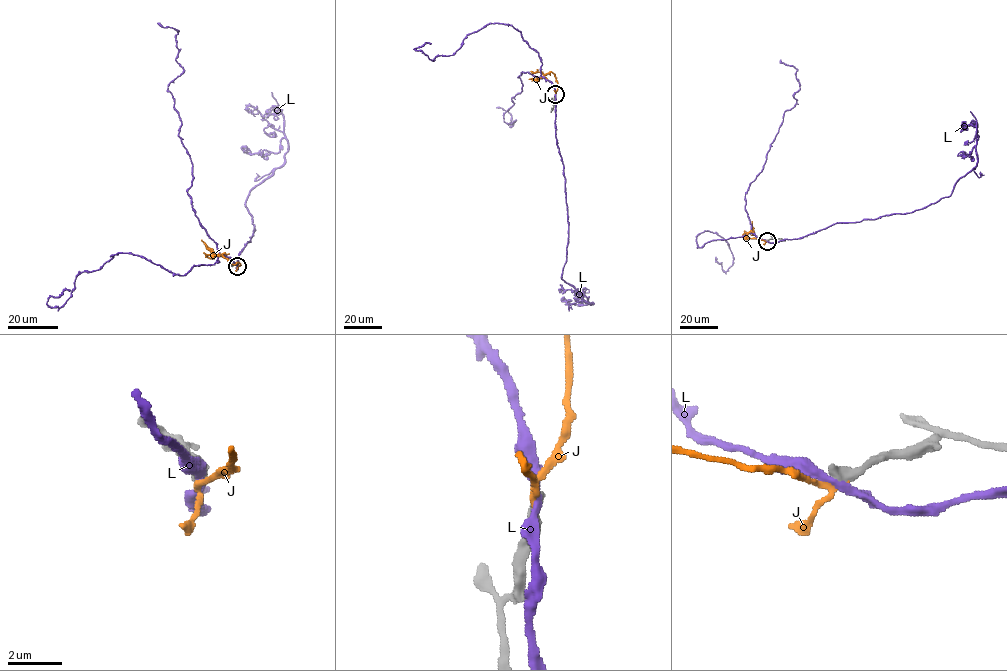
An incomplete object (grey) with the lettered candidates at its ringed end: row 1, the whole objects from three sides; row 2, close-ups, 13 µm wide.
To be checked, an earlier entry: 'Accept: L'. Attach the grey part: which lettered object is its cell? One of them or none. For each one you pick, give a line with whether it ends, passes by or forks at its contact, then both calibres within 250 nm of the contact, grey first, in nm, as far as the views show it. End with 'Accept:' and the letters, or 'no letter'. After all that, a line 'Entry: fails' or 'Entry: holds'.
J: It passes by. Thickness 440 nm (grey) against 200 nm
Accept: J
Entry: fails

